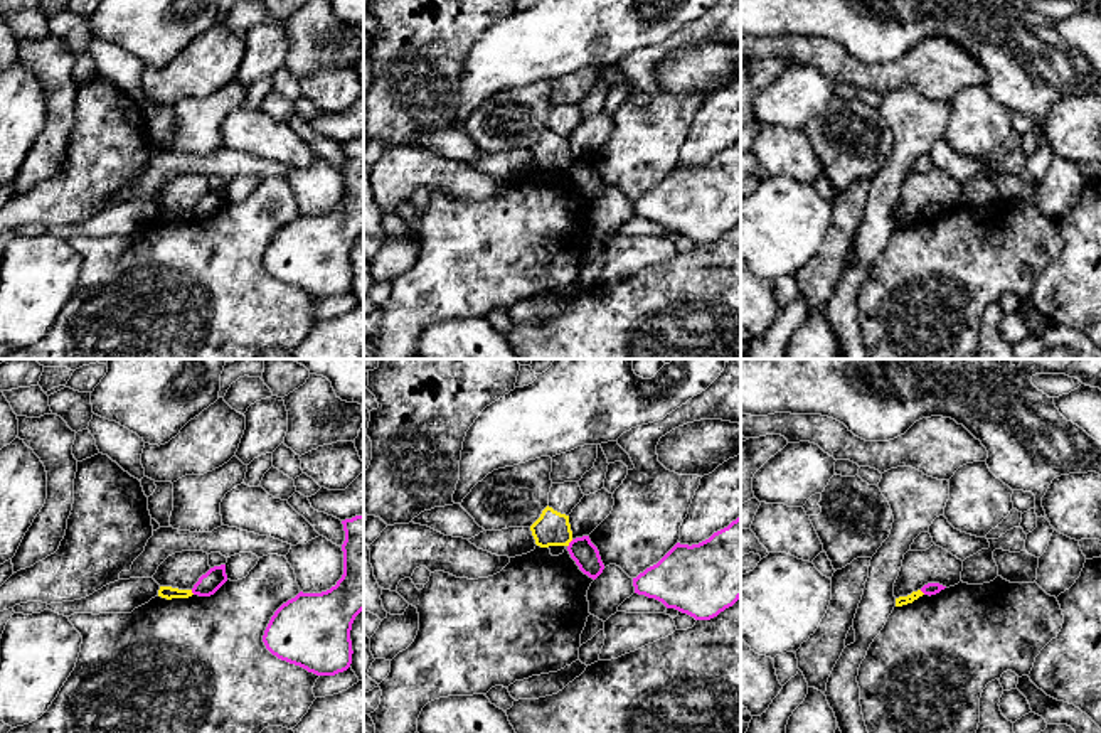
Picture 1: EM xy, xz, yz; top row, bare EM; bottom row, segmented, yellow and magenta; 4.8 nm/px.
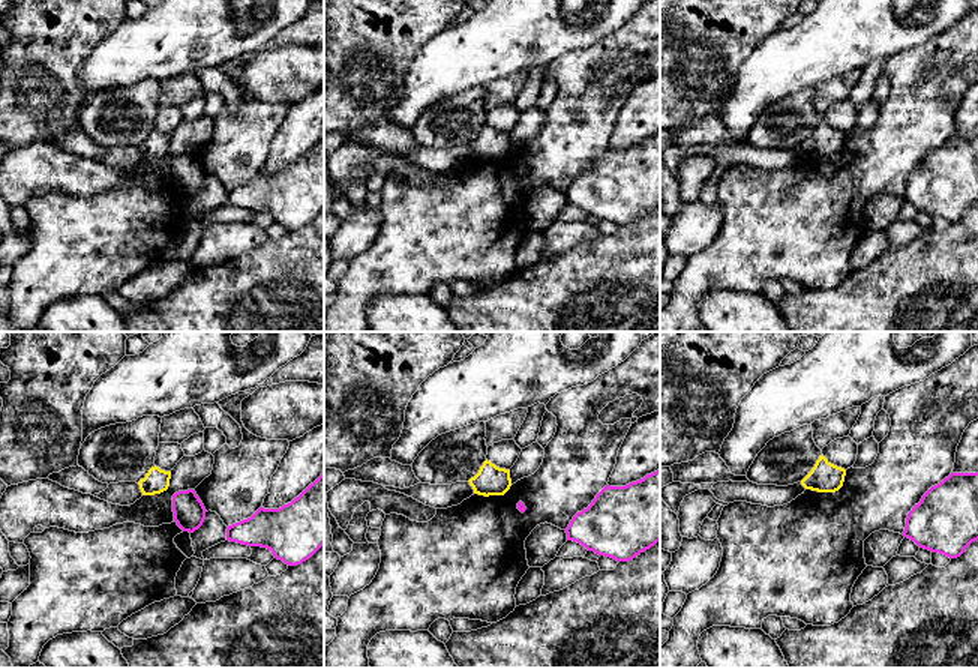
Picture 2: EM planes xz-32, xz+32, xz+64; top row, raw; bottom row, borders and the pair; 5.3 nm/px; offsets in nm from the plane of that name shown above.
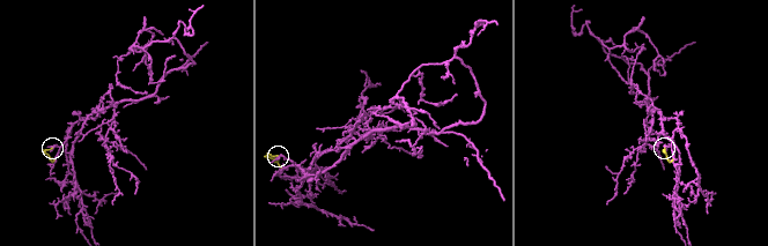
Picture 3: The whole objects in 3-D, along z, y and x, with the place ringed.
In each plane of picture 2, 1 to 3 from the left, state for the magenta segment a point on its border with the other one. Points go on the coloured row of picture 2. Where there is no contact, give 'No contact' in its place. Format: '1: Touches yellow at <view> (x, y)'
1: No contact
2: No contact
3: No contact

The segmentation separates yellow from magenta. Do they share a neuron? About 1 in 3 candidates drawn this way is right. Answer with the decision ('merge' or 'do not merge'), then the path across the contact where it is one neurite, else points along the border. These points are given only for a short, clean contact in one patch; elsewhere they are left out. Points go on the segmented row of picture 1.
do not merge | along xz (573, 540), (568, 546)

